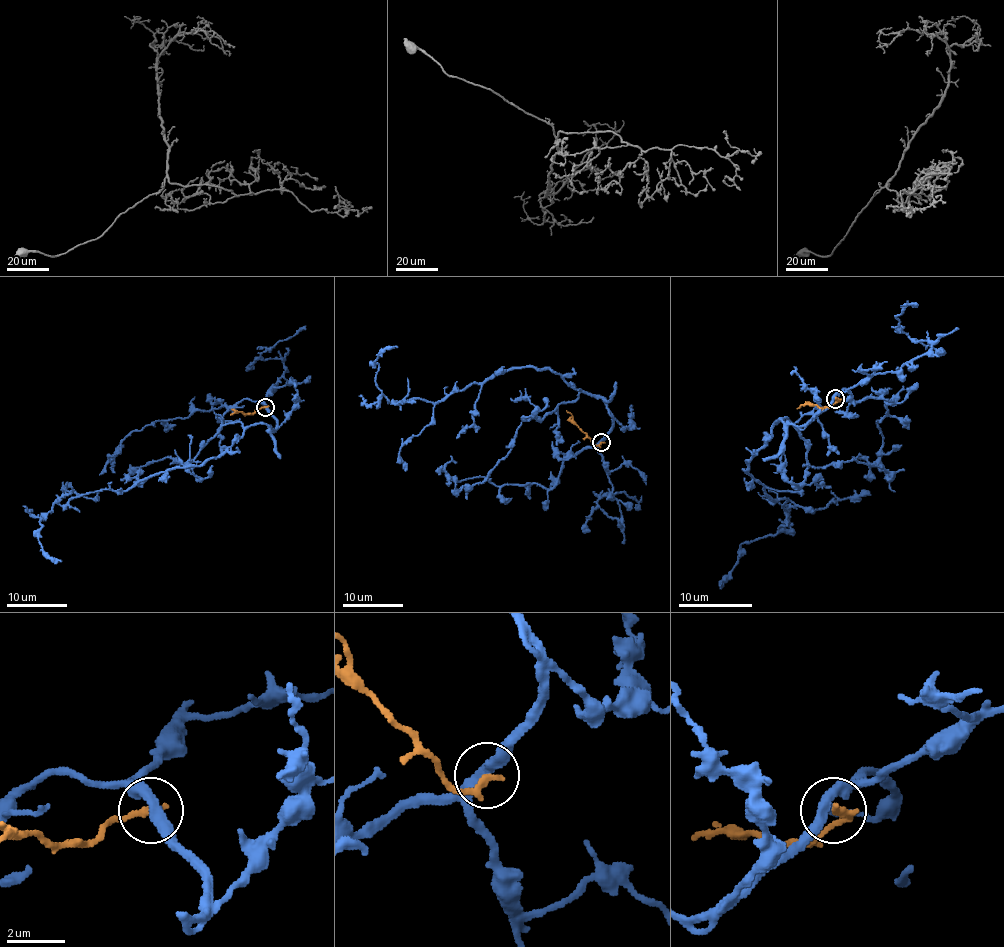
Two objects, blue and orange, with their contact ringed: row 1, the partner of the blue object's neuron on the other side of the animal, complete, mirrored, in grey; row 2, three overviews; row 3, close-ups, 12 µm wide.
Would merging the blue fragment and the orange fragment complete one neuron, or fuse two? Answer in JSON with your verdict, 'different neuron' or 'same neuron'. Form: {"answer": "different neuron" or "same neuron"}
{"answer": "different neuron"}

